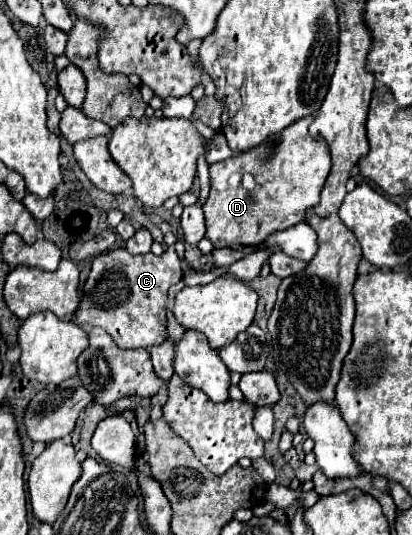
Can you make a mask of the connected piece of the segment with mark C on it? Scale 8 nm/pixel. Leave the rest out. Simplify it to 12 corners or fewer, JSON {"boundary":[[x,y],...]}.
{"boundary":[[163,255],[95,257],[75,311],[121,349],[163,341],[167,291],[183,269]]}

